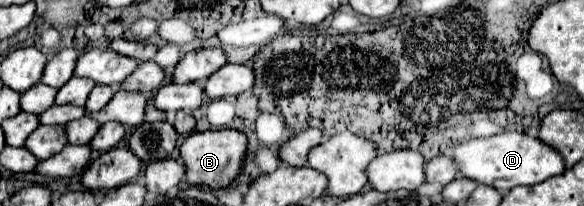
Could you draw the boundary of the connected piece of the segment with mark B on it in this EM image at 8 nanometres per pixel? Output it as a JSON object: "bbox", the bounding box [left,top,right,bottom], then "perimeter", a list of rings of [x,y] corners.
{"bbox":[181,130,247,190],"perimeter":[[[207,130],[193,132],[181,146],[181,158],[187,168],[187,184],[205,184],[213,190],[227,188],[243,168],[243,160],[247,156],[247,136],[239,130]]]}

